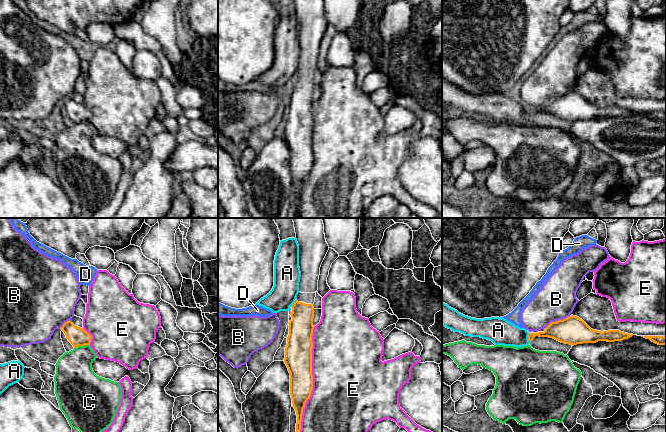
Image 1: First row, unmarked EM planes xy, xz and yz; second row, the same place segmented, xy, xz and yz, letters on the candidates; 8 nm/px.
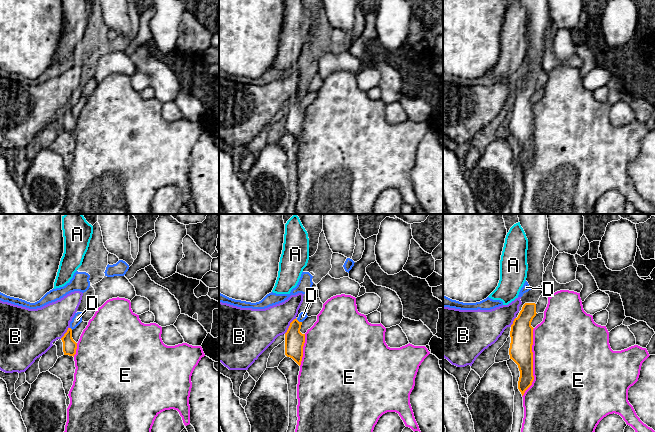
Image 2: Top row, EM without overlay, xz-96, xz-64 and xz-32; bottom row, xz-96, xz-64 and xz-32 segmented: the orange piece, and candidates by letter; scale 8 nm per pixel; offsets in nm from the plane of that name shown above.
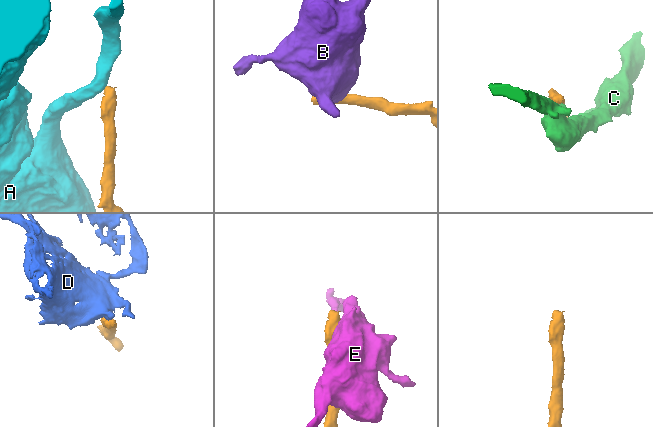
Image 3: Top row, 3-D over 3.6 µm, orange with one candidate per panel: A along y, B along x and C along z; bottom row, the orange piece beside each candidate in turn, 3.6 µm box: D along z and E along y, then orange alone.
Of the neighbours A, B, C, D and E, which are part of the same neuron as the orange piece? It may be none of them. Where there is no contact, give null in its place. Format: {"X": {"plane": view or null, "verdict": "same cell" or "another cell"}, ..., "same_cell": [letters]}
{"A": {"plane": "yz", "verdict": "another cell"}, "B": {"plane": "yz", "verdict": "another cell"}, "C": {"plane": "xy", "verdict": "another cell"}, "D": {"plane": "xy", "verdict": "another cell"}, "E": {"plane": "xz", "verdict": "another cell"}, "same_cell": []}

